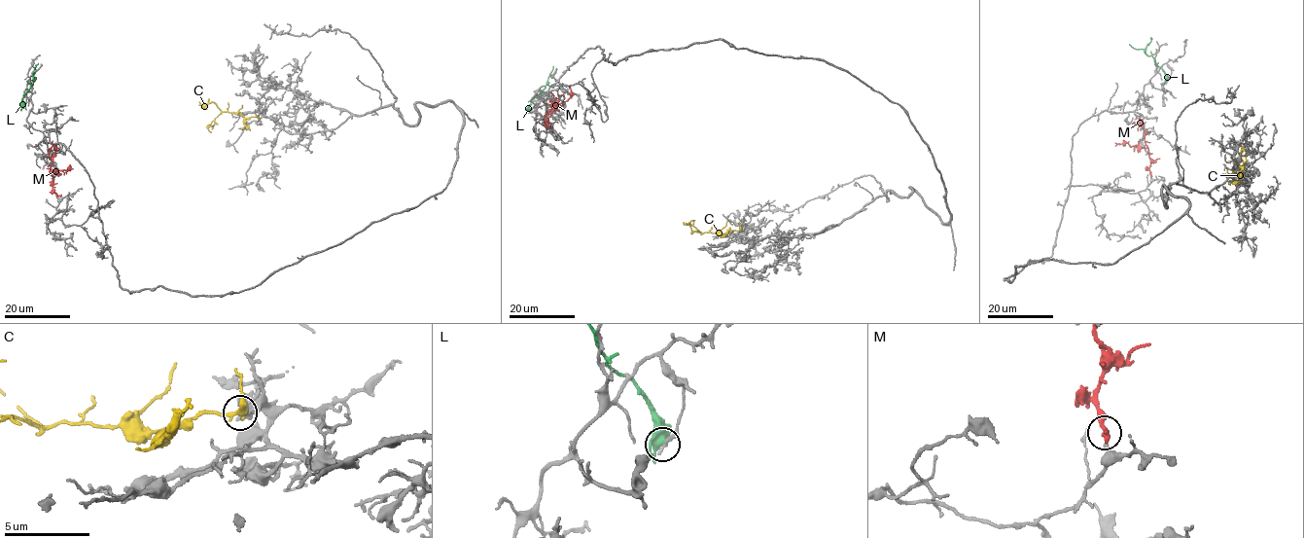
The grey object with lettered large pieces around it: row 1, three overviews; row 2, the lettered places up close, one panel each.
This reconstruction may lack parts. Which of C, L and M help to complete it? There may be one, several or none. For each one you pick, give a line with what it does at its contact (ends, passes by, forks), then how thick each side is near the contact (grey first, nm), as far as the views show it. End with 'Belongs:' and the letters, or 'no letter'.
C: it forks there; 150 nm thick on the grey side, 280 nm on the other
Belongs: C

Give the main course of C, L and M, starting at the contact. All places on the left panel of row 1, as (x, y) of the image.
C: (258, 116), (246, 118), (224, 111), (206, 126), (213, 125)
L: (23, 105), (22, 96), (34, 82), (33, 71), (38, 63)
M: (57, 196), (50, 173), (52, 146), (48, 151), (49, 157)

